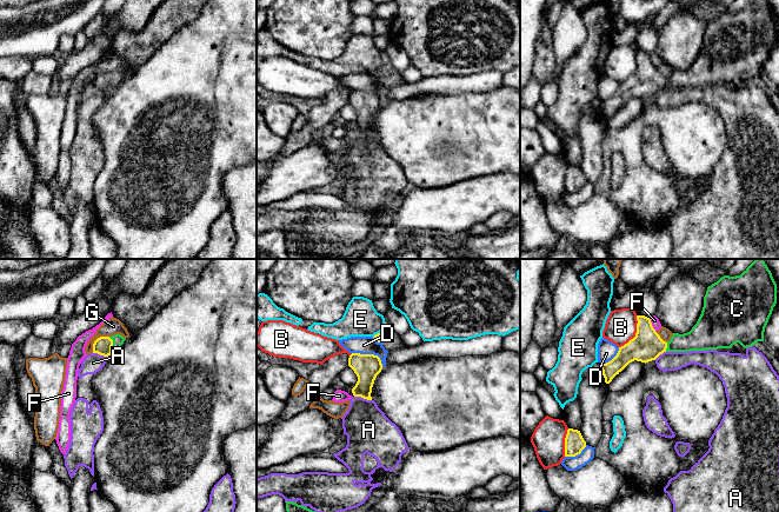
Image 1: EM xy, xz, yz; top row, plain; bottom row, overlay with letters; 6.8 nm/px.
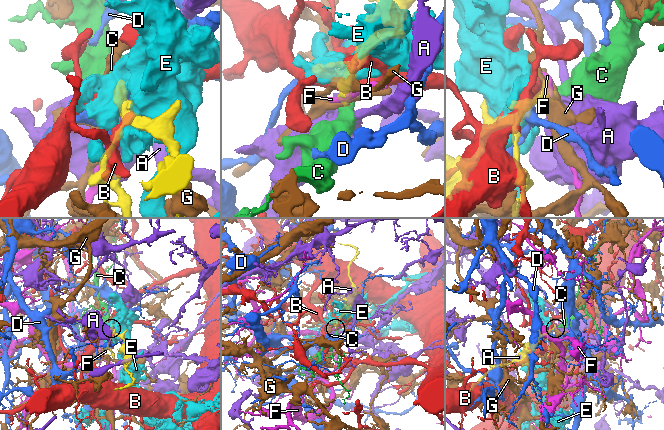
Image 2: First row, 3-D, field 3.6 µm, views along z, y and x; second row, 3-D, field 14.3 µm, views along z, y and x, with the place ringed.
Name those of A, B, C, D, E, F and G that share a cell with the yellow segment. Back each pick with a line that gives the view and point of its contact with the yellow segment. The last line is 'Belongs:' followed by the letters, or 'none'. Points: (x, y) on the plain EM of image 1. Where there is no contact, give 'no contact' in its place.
C: contact xy (112, 81)
Belongs: C

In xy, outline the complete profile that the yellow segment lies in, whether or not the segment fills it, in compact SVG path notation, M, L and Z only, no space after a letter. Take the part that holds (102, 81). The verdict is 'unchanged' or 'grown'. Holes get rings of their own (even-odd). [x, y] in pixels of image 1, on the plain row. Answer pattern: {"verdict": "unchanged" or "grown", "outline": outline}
{"verdict": "grown", "outline": "M120 71L100 73L93 80L93 89L108 93L120 85L125 77L126 74Z"}

